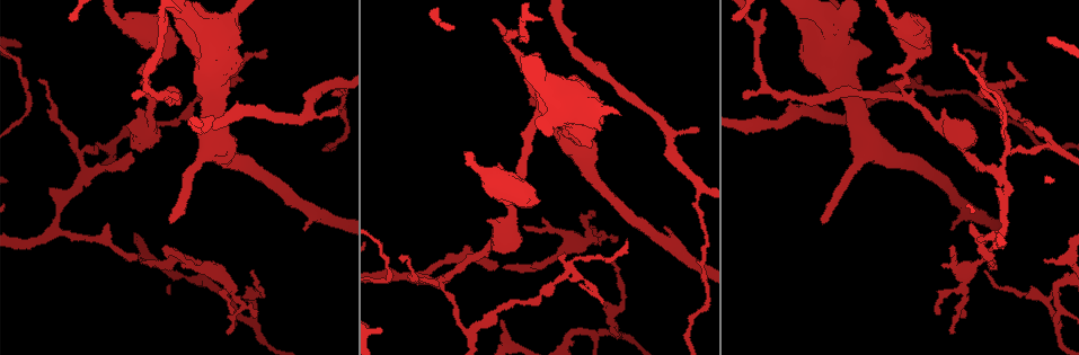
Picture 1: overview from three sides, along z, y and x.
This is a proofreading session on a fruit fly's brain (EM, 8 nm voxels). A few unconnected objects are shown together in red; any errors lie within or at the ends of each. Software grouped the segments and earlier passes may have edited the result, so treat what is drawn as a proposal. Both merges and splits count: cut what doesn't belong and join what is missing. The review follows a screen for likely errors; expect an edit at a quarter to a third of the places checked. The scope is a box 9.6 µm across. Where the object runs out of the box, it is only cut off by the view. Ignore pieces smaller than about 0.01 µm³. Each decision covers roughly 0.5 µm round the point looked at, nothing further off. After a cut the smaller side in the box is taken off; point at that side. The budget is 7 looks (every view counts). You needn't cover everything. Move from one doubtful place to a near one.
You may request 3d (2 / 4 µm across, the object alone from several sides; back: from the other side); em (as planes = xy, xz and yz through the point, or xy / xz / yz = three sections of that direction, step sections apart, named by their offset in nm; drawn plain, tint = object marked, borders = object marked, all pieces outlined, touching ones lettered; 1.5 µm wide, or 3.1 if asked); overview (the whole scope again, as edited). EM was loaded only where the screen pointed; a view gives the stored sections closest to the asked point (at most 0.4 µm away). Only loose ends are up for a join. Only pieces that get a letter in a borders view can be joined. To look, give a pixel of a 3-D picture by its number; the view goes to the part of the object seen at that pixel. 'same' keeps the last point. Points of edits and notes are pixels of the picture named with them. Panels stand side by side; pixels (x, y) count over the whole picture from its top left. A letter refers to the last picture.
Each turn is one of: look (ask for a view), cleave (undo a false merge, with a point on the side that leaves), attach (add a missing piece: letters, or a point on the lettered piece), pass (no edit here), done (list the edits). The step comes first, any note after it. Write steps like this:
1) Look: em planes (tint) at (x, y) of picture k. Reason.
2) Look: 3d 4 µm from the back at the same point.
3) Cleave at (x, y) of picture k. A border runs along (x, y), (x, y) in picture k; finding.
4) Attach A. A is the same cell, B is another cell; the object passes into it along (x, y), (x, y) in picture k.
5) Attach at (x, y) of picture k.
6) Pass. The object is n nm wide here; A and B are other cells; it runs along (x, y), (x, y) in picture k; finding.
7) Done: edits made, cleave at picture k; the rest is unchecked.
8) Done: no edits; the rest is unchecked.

Look: em planes (borders) at (1008, 63) of picture 1. Tapers out.

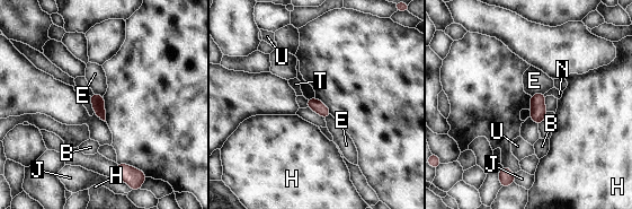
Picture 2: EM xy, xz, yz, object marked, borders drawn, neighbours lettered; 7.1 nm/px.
Pass. The object is 90 nm wide here; the longest contact is with E, 100 nm; B, E, H, J, N, T and U are other cells; none of them fits.

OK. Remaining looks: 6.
Look: 3d 2 µm at (107, 144) of picture 1. Three-way junction.

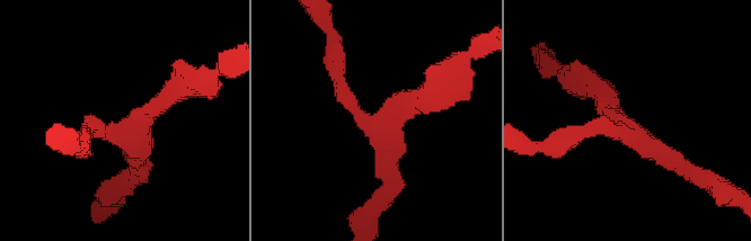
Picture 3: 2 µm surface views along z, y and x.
Look: em planes (plain) at (626, 131) of picture 3.

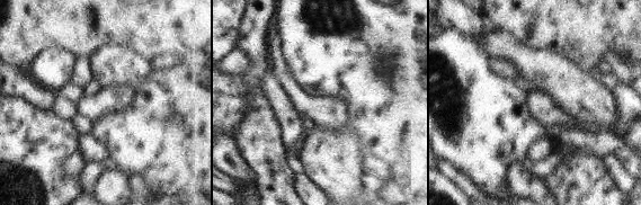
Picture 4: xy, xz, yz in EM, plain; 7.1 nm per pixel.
Look: em planes (borders) at the same point. What lies round it.

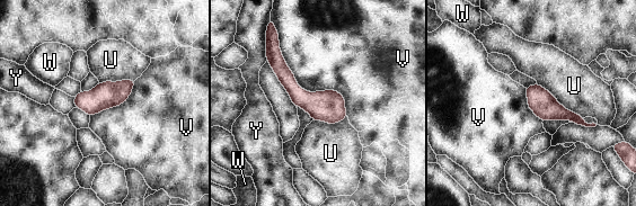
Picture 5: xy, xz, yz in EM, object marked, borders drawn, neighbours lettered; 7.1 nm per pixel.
Pass. The longest contact is with V, 800 nm; U, V, W and Y are other cells; continuous, no second neuron.

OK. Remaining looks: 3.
Look: em planes (borders) at (381, 329) of picture 1.

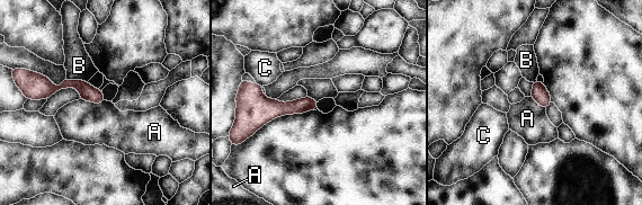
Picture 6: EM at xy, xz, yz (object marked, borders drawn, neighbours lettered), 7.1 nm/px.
Pass. A, B and C are other cells; no lettered piece goes on from it.

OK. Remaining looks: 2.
Done: no edits; the rest is unchecked.

